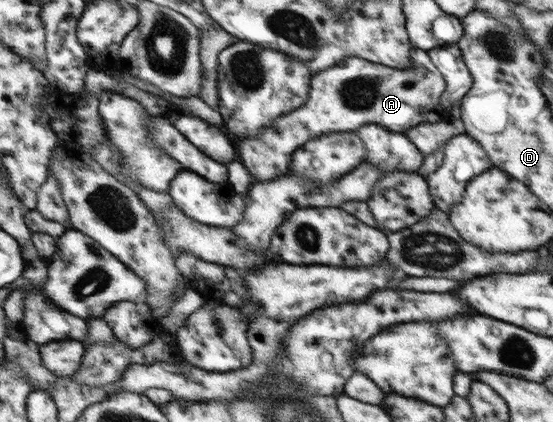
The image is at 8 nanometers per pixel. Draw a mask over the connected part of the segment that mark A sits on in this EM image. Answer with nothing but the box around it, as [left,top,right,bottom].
[237,48,446,183]

